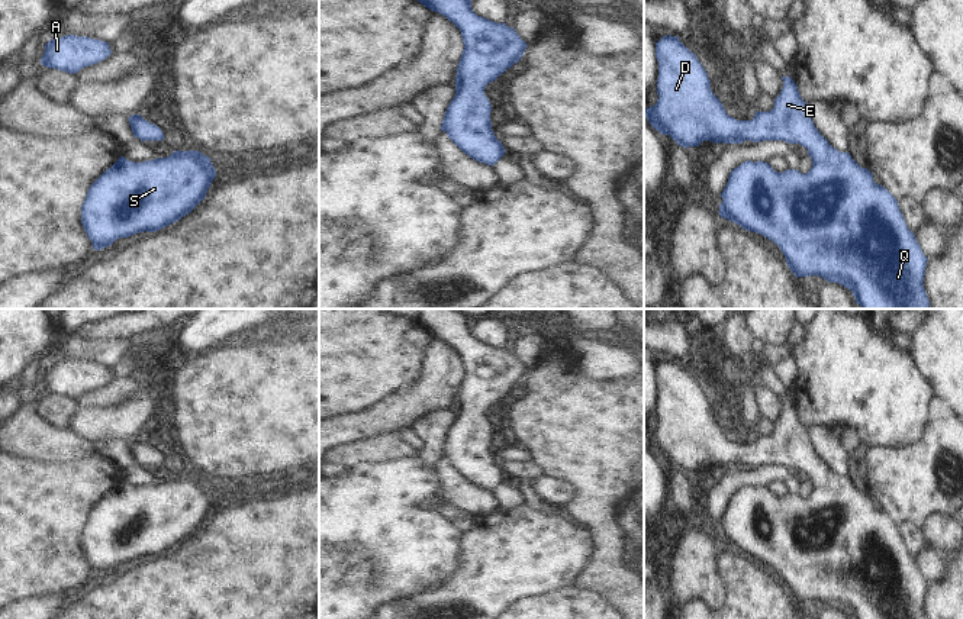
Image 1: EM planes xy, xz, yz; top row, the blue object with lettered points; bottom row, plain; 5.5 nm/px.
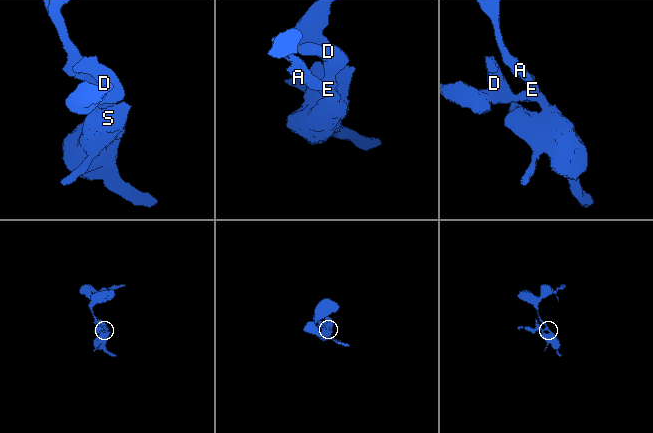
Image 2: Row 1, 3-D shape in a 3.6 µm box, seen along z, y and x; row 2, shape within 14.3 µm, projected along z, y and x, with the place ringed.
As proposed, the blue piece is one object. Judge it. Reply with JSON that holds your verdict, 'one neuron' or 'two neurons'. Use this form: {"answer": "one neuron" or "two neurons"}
{"answer": "one neuron"}

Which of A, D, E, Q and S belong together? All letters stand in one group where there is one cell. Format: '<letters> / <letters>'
A D E Q S

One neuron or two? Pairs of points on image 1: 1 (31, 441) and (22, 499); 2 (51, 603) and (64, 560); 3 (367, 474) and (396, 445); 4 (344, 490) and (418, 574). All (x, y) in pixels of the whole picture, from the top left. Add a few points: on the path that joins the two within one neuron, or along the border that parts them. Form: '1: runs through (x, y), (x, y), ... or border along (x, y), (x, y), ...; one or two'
1: border along (15, 455), (61, 463); two
2: border along (71, 595), (41, 595), (21, 602); two
3: border along (412, 454), (380, 461), (361, 461), (345, 468); two
4: runs through (367, 513), (376, 522), (380, 545), (395, 560); one

